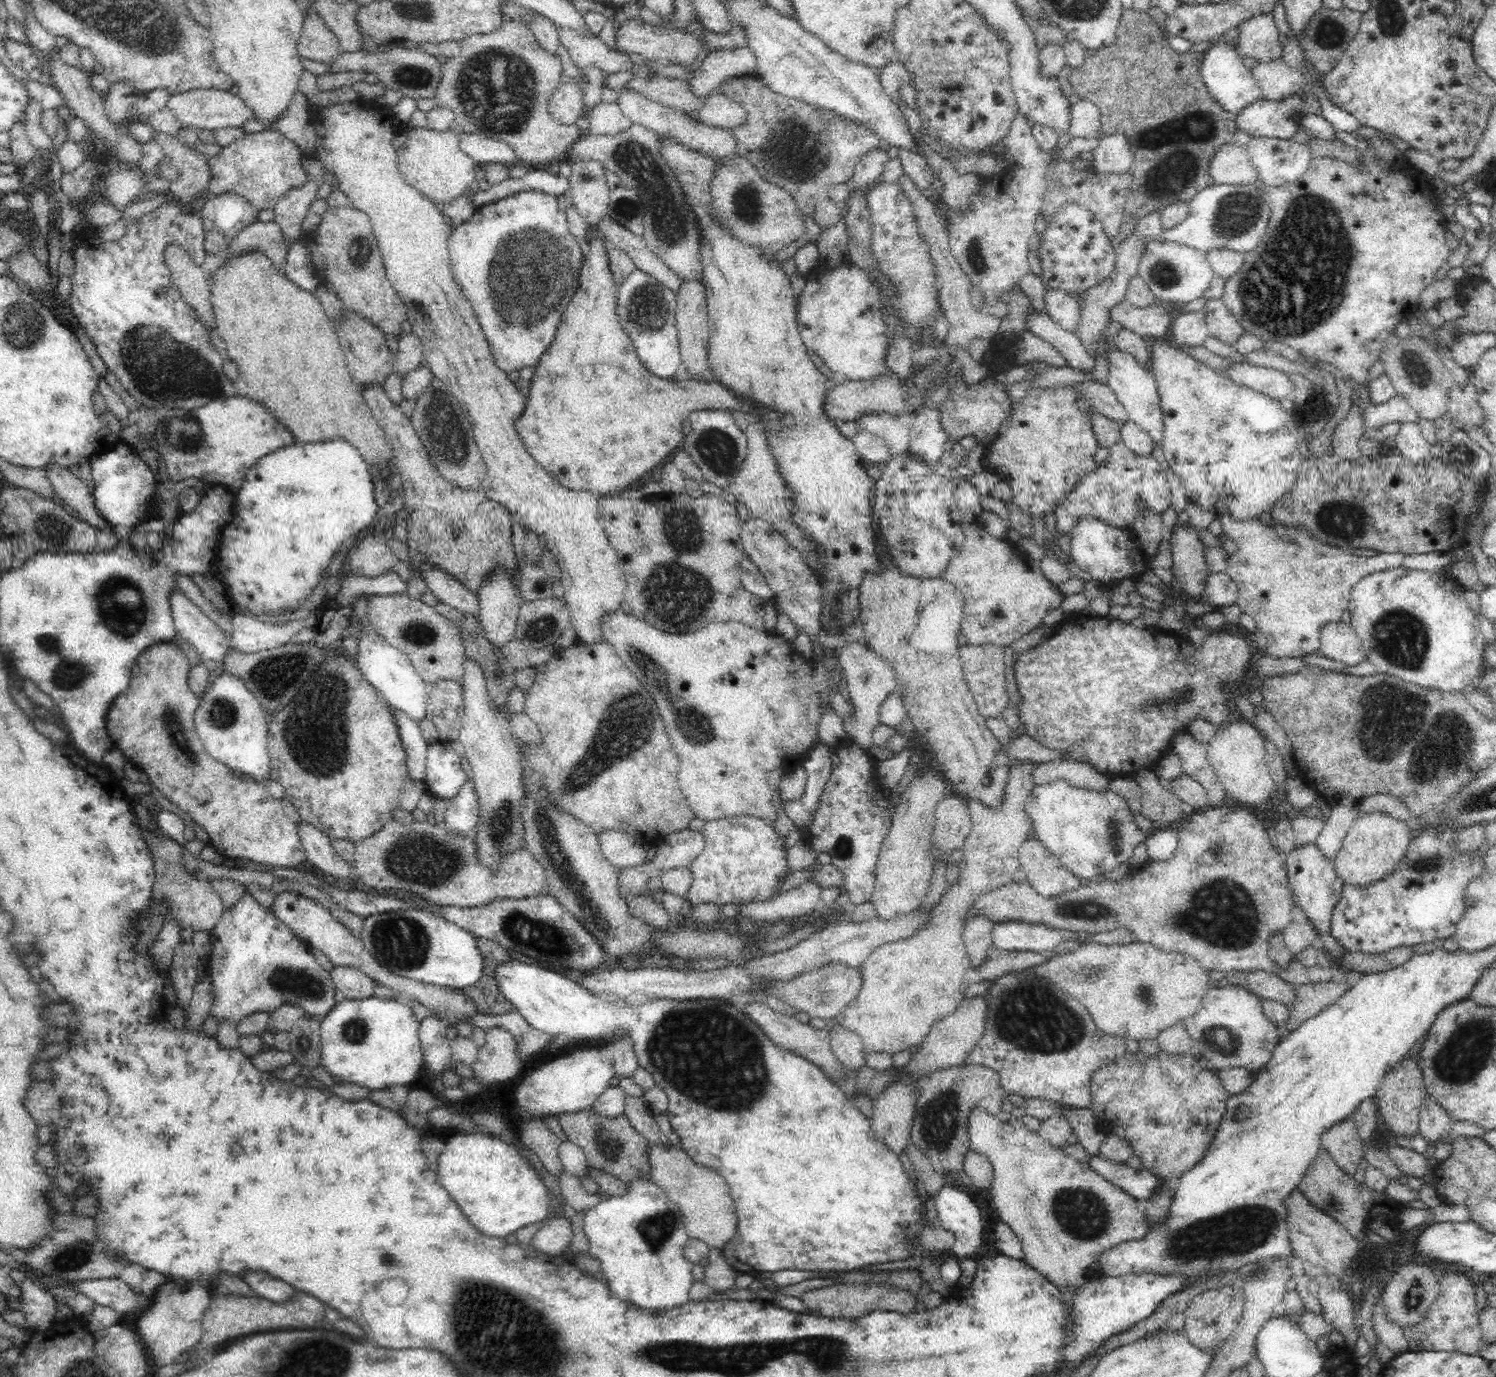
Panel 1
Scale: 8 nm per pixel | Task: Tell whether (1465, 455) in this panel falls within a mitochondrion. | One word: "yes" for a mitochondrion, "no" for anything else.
yes

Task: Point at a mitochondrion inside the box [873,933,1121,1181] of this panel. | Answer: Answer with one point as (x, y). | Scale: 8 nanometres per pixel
(1044, 1036)

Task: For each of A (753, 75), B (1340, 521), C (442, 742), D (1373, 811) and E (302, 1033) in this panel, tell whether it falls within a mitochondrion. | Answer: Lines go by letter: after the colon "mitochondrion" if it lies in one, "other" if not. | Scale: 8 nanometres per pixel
A: other
B: mitochondrion
C: other
D: other
E: mitochondrion

